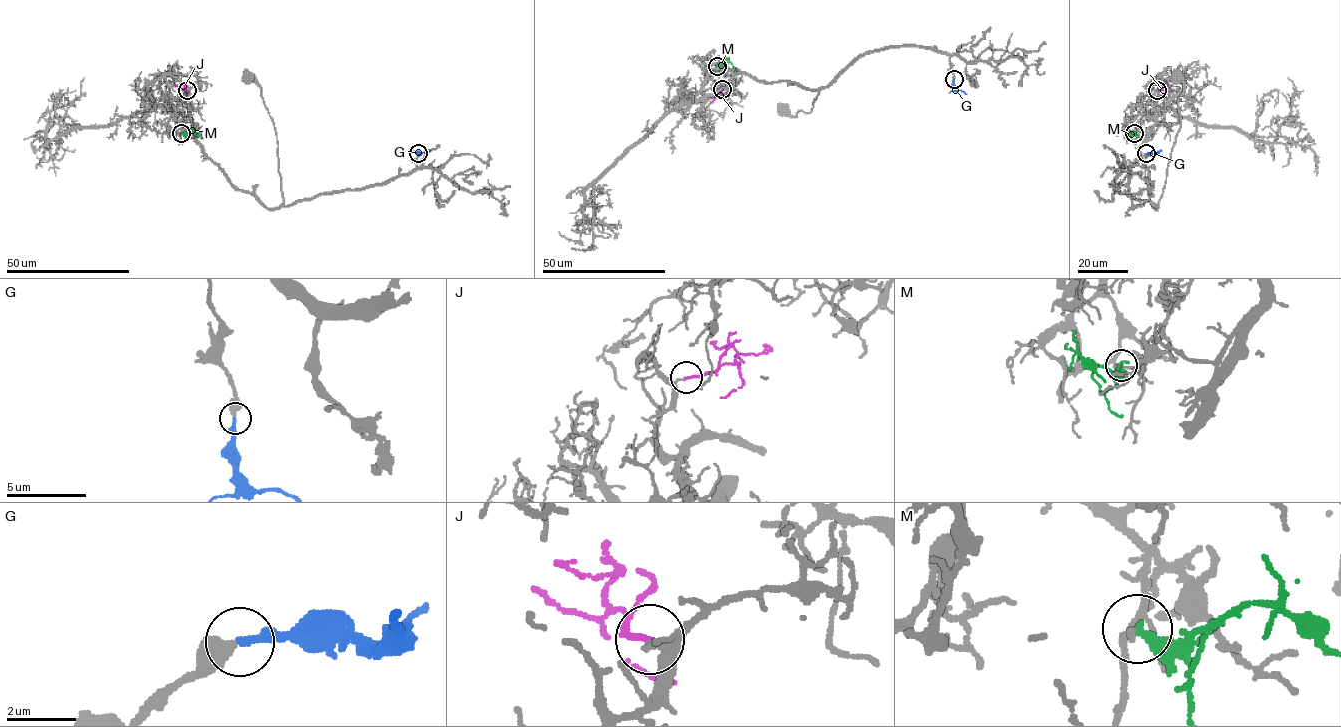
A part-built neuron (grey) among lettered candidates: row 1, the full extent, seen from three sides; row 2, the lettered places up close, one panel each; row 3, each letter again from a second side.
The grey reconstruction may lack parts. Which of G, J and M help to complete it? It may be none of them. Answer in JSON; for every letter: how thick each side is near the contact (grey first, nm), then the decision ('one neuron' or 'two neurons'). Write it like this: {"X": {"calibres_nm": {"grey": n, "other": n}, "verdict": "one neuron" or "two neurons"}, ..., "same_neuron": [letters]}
{"G": {"calibres_nm": {"grey": 420, "other": 280}, "verdict": "one neuron"}, "J": {"calibres_nm": {"grey": 140, "other": 140}, "verdict": "two neurons"}, "M": {"calibres_nm": {"grey": 190, "other": 360}, "verdict": "two neurons"}, "same_neuron": ["G"]}

